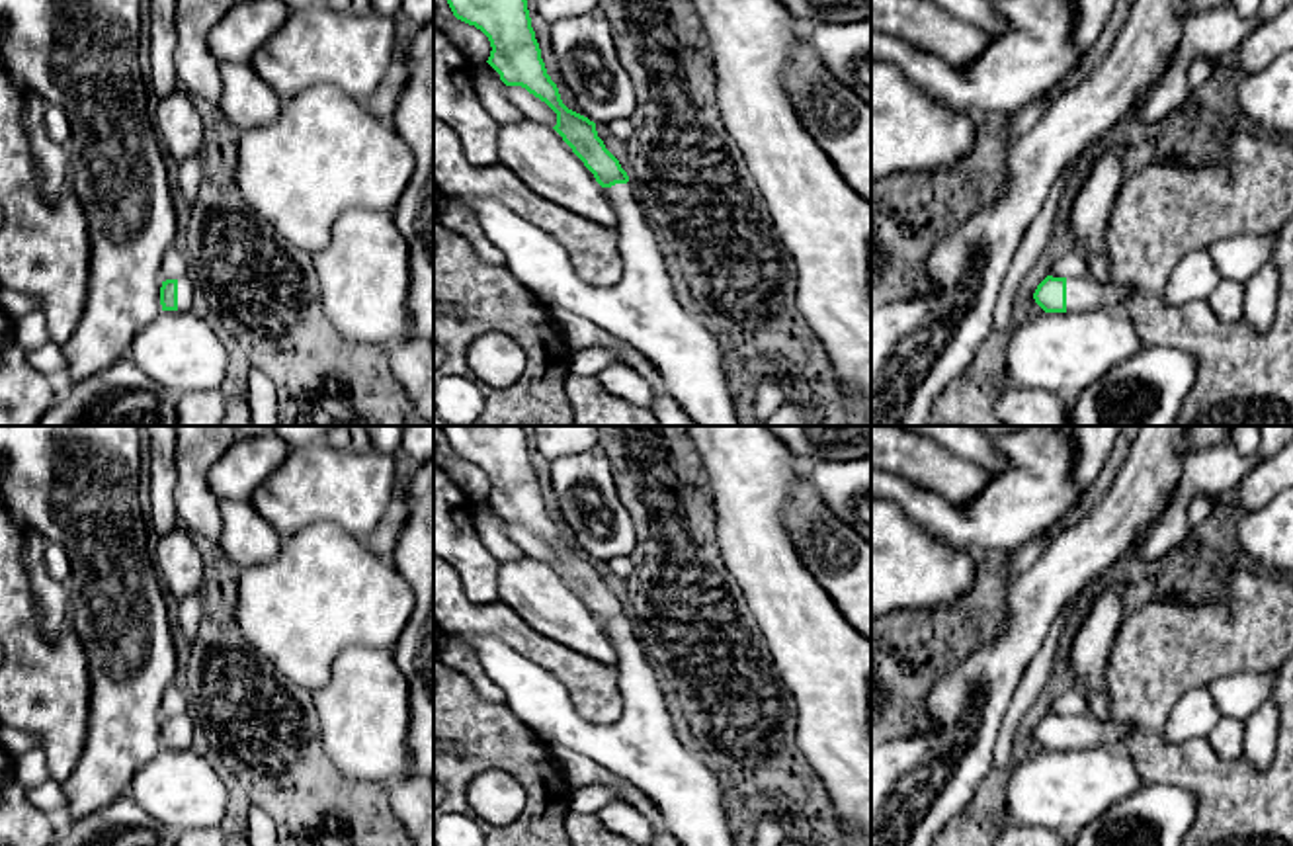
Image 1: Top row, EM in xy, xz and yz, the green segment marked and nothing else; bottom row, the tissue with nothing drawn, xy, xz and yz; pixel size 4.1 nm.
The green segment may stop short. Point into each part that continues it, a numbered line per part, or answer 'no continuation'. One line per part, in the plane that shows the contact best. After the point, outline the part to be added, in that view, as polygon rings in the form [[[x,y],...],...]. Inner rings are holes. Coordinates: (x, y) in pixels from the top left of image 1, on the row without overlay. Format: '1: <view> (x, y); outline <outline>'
1: xy (186, 725); outline [[[180,715],[178,717],[178,748],[180,750],[189,750],[191,748],[191,739],[195,731],[195,721],[191,715]]]

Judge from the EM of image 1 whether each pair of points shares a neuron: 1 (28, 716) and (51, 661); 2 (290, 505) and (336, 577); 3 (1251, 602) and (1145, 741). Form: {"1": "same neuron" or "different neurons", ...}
{"1": "same neuron", "2": "different neurons", "3": "same neuron"}

